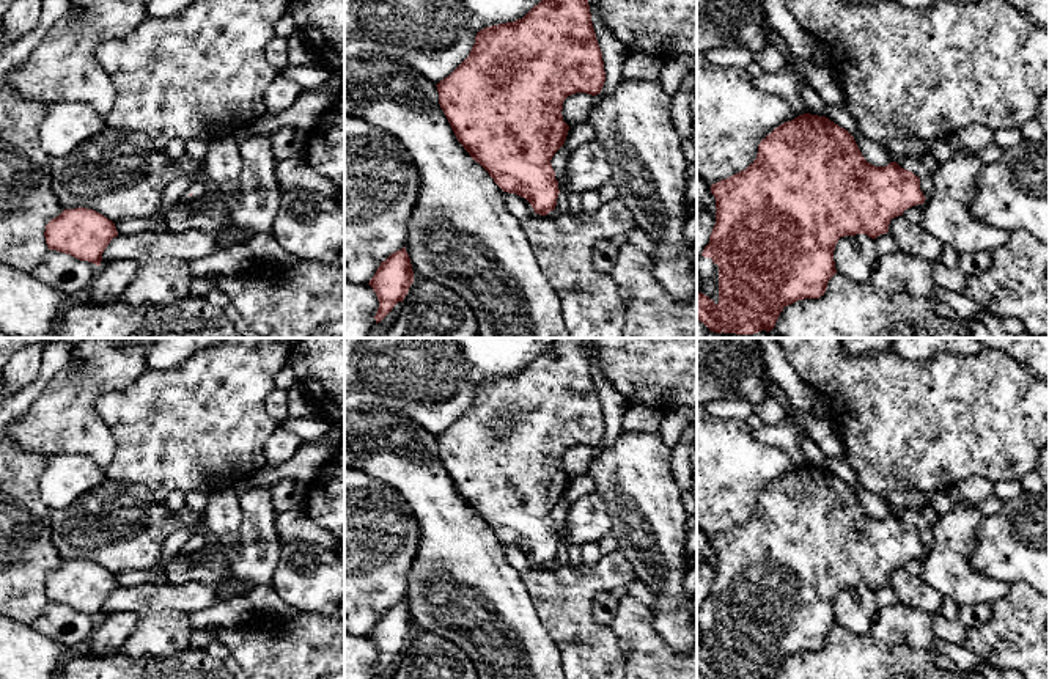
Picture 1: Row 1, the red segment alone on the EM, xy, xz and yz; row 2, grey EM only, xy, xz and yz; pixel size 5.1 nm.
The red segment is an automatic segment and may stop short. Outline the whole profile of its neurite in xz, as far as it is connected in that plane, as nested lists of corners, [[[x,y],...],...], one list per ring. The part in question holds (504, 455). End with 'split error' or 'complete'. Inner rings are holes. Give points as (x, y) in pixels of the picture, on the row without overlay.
[[[555,338],[555,341],[544,352],[535,357],[522,371],[480,382],[475,388],[475,396],[469,409],[436,439],[439,445],[440,461],[444,462],[458,494],[464,498],[470,509],[489,525],[489,528],[503,544],[516,545],[525,550],[532,556],[535,566],[547,567],[550,563],[555,561],[557,550],[560,545],[558,533],[555,531],[555,523],[552,520],[550,512],[554,506],[565,497],[569,483],[569,478],[563,473],[561,467],[563,454],[568,448],[576,445],[587,445],[596,448],[601,445],[604,434],[605,423],[602,404],[599,401],[596,385],[593,380],[587,341],[583,338]]]; complete

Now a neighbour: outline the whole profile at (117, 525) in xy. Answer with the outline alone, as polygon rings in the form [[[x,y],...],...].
[[[105,479],[77,497],[69,506],[52,511],[50,530],[52,542],[63,561],[93,561],[115,575],[127,569],[154,567],[167,536],[182,528],[197,531],[203,520],[203,514],[189,508],[168,509],[143,486]]]

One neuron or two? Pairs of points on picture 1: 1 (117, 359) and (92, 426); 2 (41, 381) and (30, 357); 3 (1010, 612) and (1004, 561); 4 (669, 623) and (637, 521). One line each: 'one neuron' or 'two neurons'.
1: one neuron
2: two neurons
3: two neurons
4: one neuron

